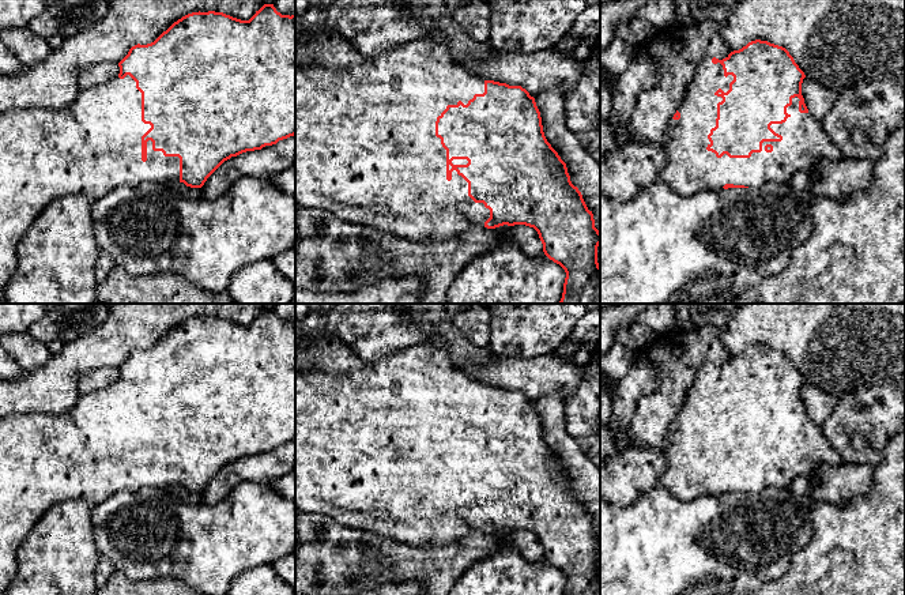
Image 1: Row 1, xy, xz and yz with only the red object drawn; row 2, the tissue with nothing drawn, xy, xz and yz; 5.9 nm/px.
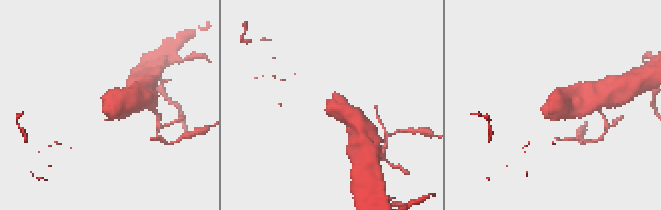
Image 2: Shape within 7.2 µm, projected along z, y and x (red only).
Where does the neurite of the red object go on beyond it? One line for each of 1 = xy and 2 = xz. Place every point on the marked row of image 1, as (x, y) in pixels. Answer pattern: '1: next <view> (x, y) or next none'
1: next xy (93, 146)
2: next xz (366, 151)

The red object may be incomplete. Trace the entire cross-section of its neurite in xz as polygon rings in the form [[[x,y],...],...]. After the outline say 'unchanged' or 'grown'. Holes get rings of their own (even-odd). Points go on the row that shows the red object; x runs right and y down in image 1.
[[[323,30],[308,44],[295,49],[295,204],[305,208],[321,208],[344,222],[421,242],[442,241],[475,225],[487,229],[525,225],[538,231],[544,255],[566,272],[559,304],[600,304],[597,263],[600,231],[595,227],[593,214],[588,210],[581,192],[572,184],[566,163],[544,136],[535,98],[521,86],[486,80],[461,68],[450,59],[446,45],[433,34],[395,46],[376,57],[365,56],[335,30]]]; grown

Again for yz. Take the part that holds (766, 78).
[[[755,39],[719,60],[706,54],[697,65],[682,105],[665,128],[663,148],[667,163],[659,181],[678,195],[694,195],[704,189],[761,188],[769,182],[789,182],[795,173],[810,172],[823,161],[838,161],[841,151],[826,133],[821,120],[807,109],[802,95],[804,72],[789,52],[768,41]]]; grown

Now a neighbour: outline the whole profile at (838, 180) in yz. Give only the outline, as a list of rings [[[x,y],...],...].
[[[871,159],[823,161],[810,172],[815,176],[810,189],[812,197],[846,202],[856,192],[867,191],[874,182],[874,161]]]

